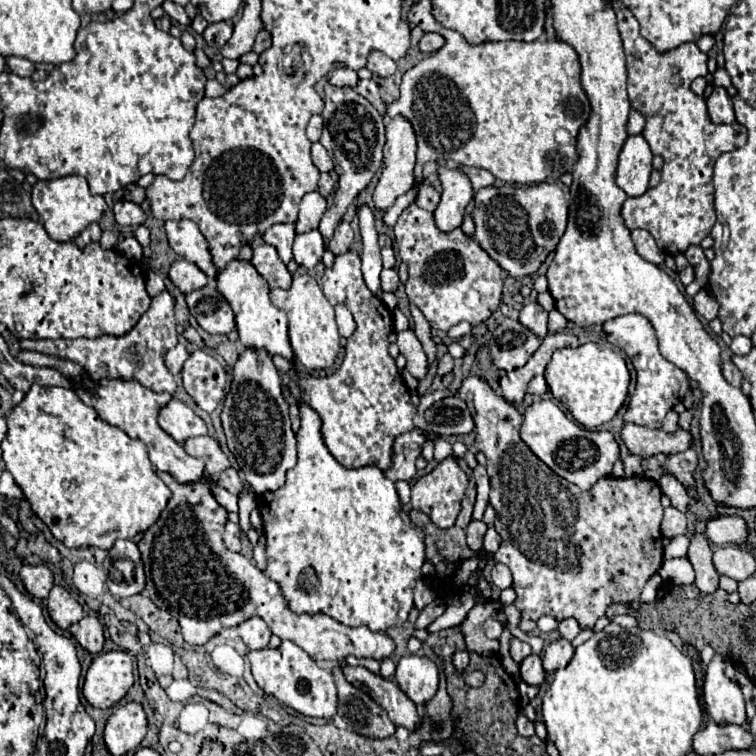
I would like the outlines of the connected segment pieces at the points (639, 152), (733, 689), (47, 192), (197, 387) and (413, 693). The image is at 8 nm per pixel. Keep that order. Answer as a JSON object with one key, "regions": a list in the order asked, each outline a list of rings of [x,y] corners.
{"regions":[[[[642,134],[628,136],[620,152],[616,184],[628,196],[642,196],[648,190],[652,172],[652,152]]],[[[716,654],[706,668],[706,678],[704,678],[706,712],[720,726],[744,724],[746,712],[744,712],[742,690],[736,682],[726,678],[724,666],[726,658],[722,654]]],[[[64,176],[50,182],[40,180],[32,190],[32,204],[50,238],[58,242],[72,242],[88,224],[98,222],[107,208],[103,196],[90,194],[88,182],[82,176]]],[[[200,348],[194,350],[184,362],[182,380],[186,392],[206,412],[212,412],[224,398],[226,372],[212,354]]],[[[406,654],[396,666],[394,680],[416,706],[424,706],[438,690],[438,668],[426,656]]]]}

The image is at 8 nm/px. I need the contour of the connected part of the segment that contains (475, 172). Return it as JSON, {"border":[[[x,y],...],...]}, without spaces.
{"border":[[[460,166],[462,172],[466,172],[466,176],[470,178],[474,190],[480,190],[480,188],[486,188],[486,186],[492,186],[494,184],[494,176],[484,170],[484,168],[472,168],[472,166]]]}

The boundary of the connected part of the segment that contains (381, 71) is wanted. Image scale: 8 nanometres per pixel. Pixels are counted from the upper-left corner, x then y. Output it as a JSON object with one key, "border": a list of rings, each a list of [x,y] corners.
{"border":[[[370,52],[370,56],[368,56],[368,66],[366,66],[372,74],[376,74],[376,76],[380,76],[380,78],[388,78],[388,76],[392,76],[394,72],[396,72],[396,62],[392,60],[392,58],[388,58],[388,56],[384,56],[382,52]]]}

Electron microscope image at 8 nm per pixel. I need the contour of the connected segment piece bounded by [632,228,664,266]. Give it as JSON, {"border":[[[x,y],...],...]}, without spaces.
{"border":[[[636,228],[636,230],[632,230],[632,240],[634,240],[634,244],[636,244],[636,252],[644,258],[644,260],[648,260],[648,262],[654,262],[654,264],[664,264],[664,252],[656,246],[656,242],[654,242],[654,238],[652,238],[652,234],[648,232],[648,230],[640,230],[640,228]]]}

